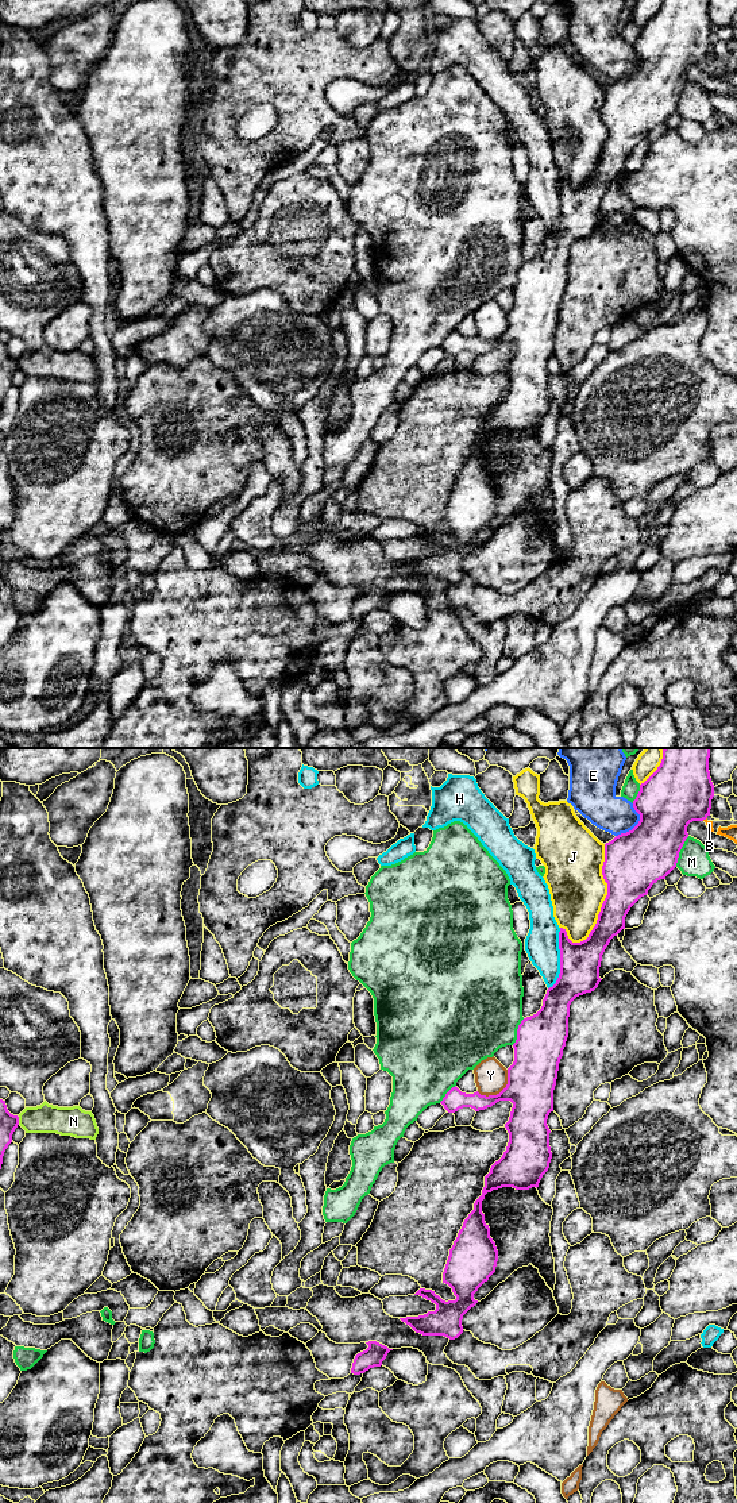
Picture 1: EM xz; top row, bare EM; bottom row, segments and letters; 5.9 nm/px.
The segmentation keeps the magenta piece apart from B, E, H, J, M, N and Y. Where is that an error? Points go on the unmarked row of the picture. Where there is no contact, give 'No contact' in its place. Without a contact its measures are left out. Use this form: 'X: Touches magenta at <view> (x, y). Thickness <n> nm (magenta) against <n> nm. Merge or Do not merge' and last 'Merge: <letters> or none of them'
B: Touches magenta at xz (703, 62). Thickness 380 nm (magenta) against 40 nm. Do not merge
E: Touches magenta at xz (637, 68). Thickness 360 nm (magenta) against 220 nm. Do not merge
H: Touches magenta at xz (560, 203). Thickness 240 nm (magenta) against 200 nm. Do not merge
J: Touches magenta at xz (605, 142). Thickness 320 nm (magenta) against 340 nm. Do not merge
M: Touches magenta at xz (679, 95). Thickness 340 nm (magenta) against 190 nm. Do not merge
N: Touches magenta at xz (18, 365). Thickness 110 nm (magenta) against 180 nm. Do not merge
Y: Touches magenta at xz (500, 336). Thickness 280 nm (magenta) against 190 nm. Do not merge
Merge: none of them

